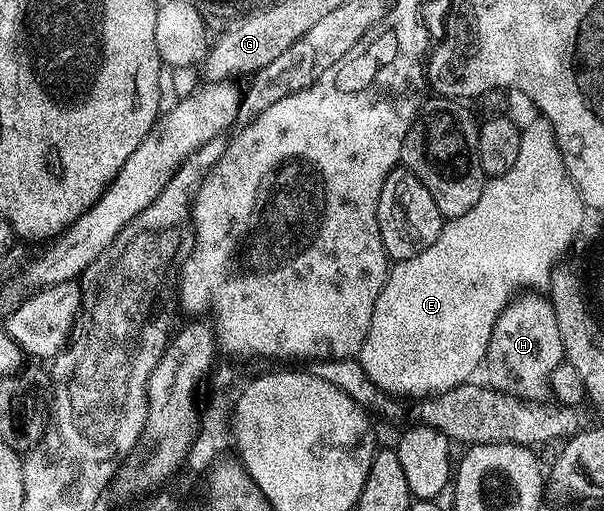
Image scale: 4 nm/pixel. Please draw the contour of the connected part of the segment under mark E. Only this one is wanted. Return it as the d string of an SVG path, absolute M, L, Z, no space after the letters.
M535 119L530 121L528 125L526 123L523 125L520 133L520 145L518 146L518 159L514 161L514 166L510 166L510 170L506 170L504 176L491 177L485 183L478 202L474 202L474 206L470 206L470 210L466 210L466 214L445 219L438 238L434 238L434 242L430 242L430 246L426 246L426 250L422 250L422 254L416 254L414 258L409 260L393 263L389 267L386 282L374 302L374 314L370 322L370 330L366 334L364 344L360 347L358 353L360 365L366 370L370 382L377 384L389 396L397 398L405 398L404 396L412 396L411 398L437 396L439 392L454 390L458 386L469 383L475 377L472 375L479 368L481 371L484 356L488 352L490 336L504 308L508 307L513 299L512 292L518 291L519 288L532 290L535 284L541 284L545 281L545 277L548 276L549 264L552 263L552 260L555 260L557 253L561 252L561 248L568 244L569 236L572 236L572 233L576 231L577 224L580 223L580 202L576 198L576 193L569 187L568 180L565 180L560 158L556 155L554 143L556 135L548 120Z

